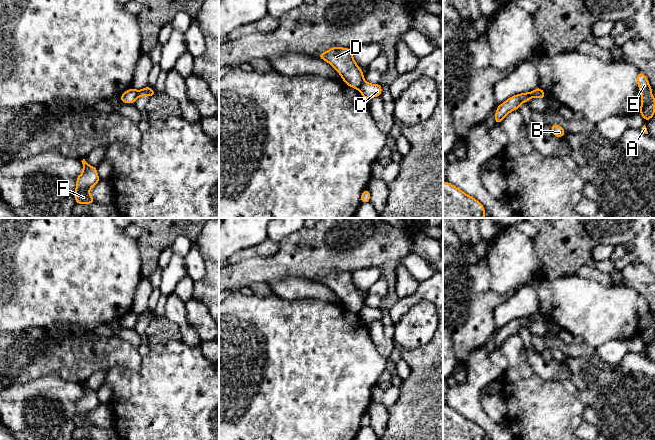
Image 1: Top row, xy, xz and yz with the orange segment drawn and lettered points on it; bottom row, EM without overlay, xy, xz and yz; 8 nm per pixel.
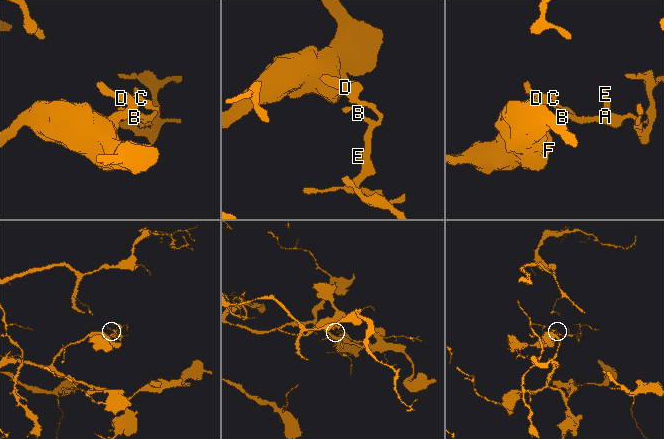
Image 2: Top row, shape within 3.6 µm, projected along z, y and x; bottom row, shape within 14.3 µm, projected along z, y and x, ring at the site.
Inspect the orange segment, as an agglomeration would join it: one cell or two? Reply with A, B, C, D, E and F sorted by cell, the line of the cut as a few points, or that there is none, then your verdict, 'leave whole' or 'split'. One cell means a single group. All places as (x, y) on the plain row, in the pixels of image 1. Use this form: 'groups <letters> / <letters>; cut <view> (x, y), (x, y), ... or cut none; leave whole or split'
groups A B C E / D F; cut xz (364, 305), (358, 313); split

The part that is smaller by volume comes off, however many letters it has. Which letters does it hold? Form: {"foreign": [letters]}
{"foreign": ["A", "B", "C", "E"]}

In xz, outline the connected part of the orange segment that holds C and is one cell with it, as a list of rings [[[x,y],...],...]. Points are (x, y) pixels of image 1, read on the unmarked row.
[[[366,305],[362,307],[358,314],[367,325],[382,318],[382,310],[380,308],[370,308]]]

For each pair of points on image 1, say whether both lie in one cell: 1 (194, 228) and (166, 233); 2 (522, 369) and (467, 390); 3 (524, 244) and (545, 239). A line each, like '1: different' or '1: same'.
1: same
2: different
3: different

